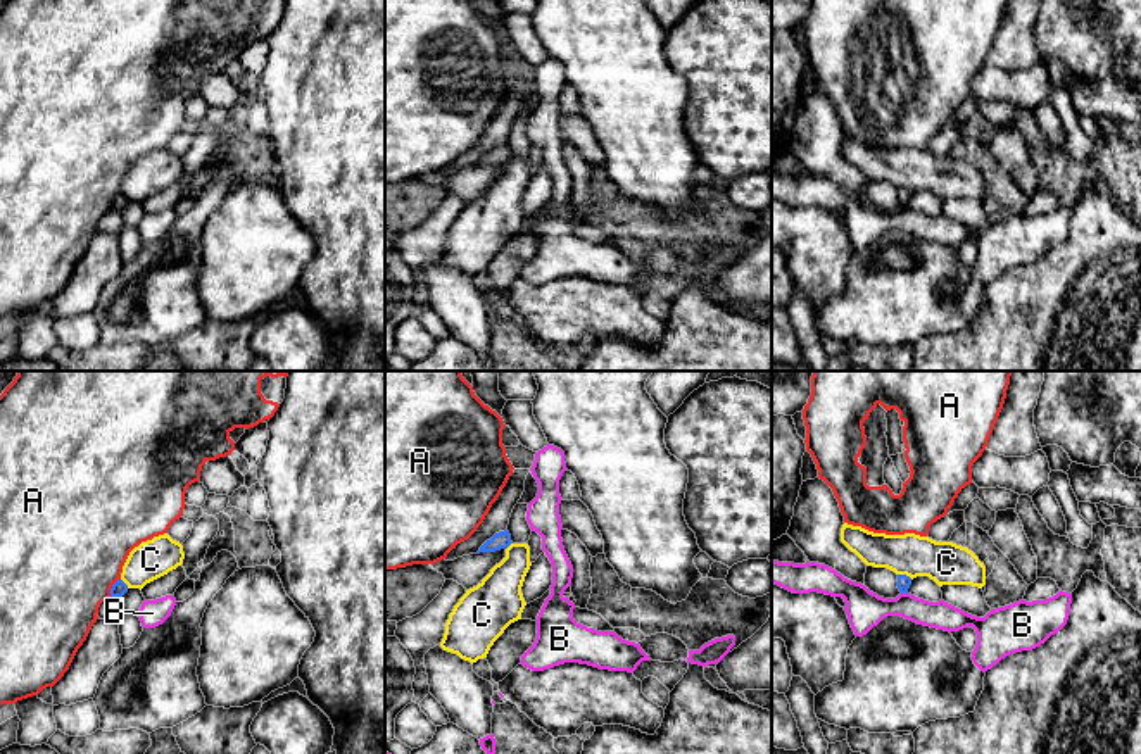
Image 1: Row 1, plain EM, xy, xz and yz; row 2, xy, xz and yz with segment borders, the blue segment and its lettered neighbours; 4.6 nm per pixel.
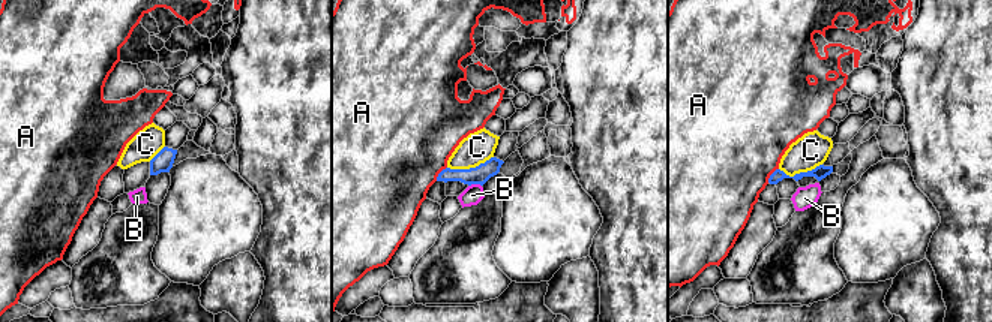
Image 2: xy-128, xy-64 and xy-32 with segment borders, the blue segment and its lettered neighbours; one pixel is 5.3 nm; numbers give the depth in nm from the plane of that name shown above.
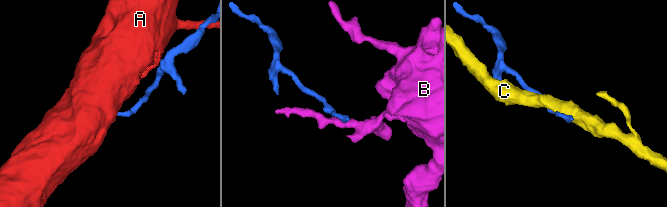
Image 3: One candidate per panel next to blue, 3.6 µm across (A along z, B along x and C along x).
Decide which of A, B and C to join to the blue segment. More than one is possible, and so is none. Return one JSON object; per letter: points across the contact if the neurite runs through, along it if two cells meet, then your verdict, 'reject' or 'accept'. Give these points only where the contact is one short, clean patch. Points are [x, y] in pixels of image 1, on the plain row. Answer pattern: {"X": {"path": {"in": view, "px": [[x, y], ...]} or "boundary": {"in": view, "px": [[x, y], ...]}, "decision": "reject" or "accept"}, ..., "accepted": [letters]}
{"A": {"boundary": {"in": "xy", "px": [[119, 192], [109, 209]]}, "decision": "reject"}, "B": {"boundary": {"in": "yz", "px": [[901, 206], [907, 207]]}, "decision": "reject"}, "C": {"decision": "reject"}, "accepted": []}

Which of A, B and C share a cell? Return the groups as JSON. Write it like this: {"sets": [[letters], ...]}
{"sets": [["A"], ["B"], ["C"]]}

